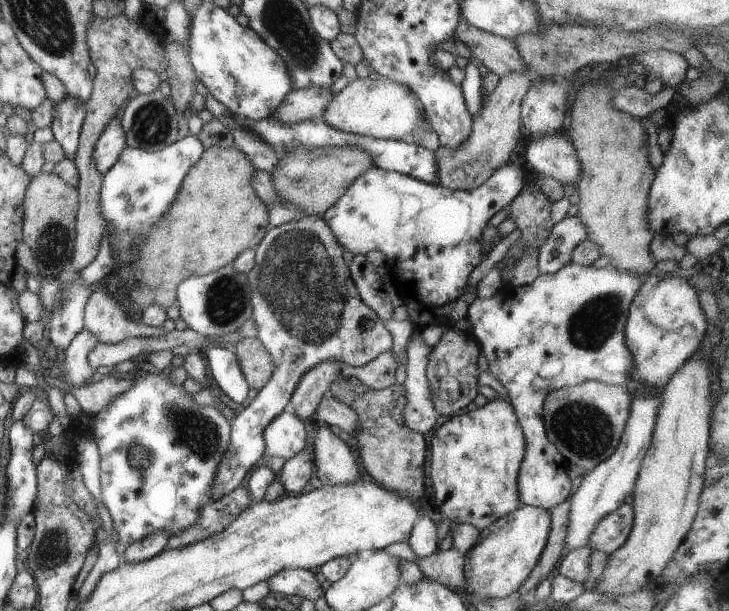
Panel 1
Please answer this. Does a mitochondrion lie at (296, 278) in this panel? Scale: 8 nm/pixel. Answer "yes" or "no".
yes

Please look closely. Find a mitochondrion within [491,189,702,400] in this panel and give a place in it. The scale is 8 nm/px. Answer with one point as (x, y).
(594, 323)

